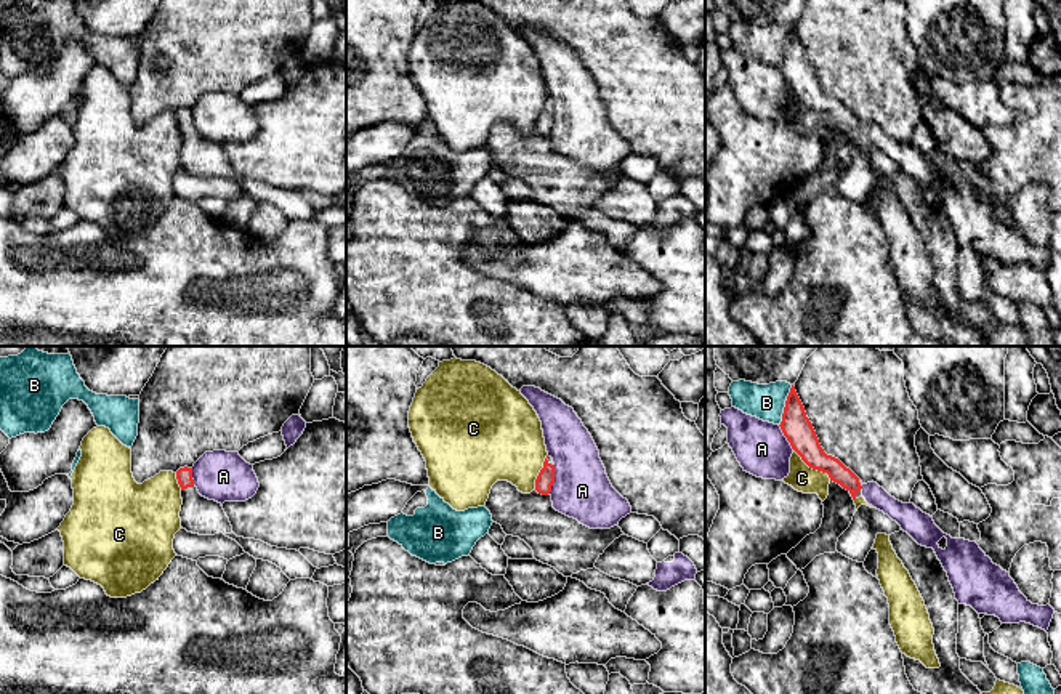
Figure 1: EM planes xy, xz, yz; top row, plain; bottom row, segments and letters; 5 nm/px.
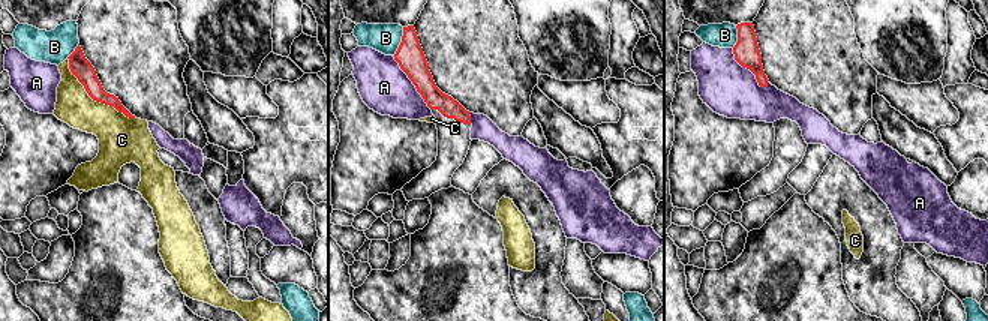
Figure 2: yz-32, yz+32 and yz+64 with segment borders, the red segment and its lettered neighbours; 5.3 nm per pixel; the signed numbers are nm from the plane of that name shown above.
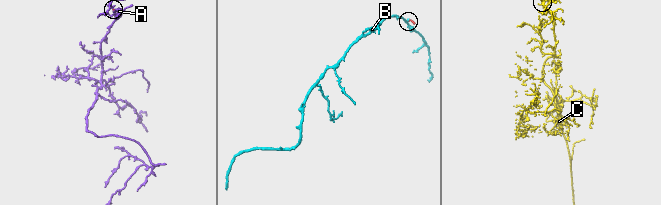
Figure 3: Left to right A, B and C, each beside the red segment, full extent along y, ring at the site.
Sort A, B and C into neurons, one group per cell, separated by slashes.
A / B / C

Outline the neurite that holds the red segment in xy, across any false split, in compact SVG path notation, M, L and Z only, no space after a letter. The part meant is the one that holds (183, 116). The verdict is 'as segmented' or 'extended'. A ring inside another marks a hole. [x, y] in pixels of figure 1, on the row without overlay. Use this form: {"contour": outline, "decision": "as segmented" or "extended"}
{"contour": "M180 109L176 120L181 128L181 168L199 176L215 176L223 173L236 181L245 194L255 200L263 200L276 205L290 220L313 220L314 208L300 192L271 188L261 181L237 178L232 173L229 159L221 144L202 138L194 127L192 109Z", "decision": "extended"}

